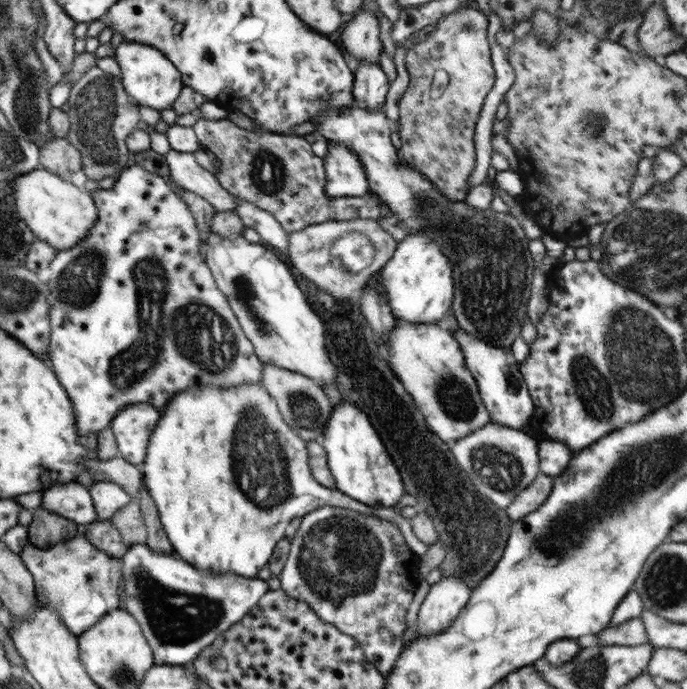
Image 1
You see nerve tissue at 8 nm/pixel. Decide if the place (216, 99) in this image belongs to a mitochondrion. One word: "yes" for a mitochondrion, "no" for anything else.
no

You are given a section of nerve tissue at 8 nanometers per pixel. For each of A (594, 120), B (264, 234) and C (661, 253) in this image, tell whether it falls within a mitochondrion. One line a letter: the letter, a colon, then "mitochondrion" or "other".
A: mitochondrion
B: other
C: mitochondrion

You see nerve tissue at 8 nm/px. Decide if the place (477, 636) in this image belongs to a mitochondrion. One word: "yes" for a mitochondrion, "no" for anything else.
no

